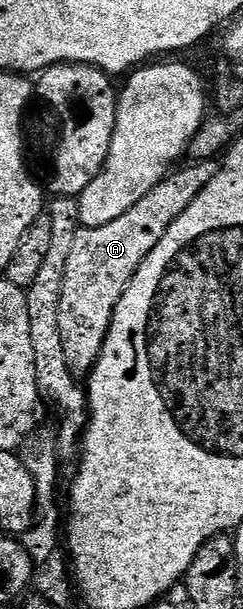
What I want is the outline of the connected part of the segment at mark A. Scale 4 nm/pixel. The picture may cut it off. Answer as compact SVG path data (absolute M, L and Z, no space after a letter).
M201 160L199 162L188 162L185 168L177 167L175 171L167 175L164 180L156 186L140 202L114 222L108 222L97 228L81 227L79 234L74 238L74 246L70 250L70 258L66 261L66 278L62 286L62 306L58 306L58 330L62 330L62 350L66 353L66 366L70 366L72 375L84 378L91 373L93 366L98 362L102 354L102 346L106 342L106 334L110 330L112 315L116 304L122 298L122 294L130 286L132 275L142 266L144 259L162 242L166 230L198 198L198 194L214 178L218 171L216 160Z

